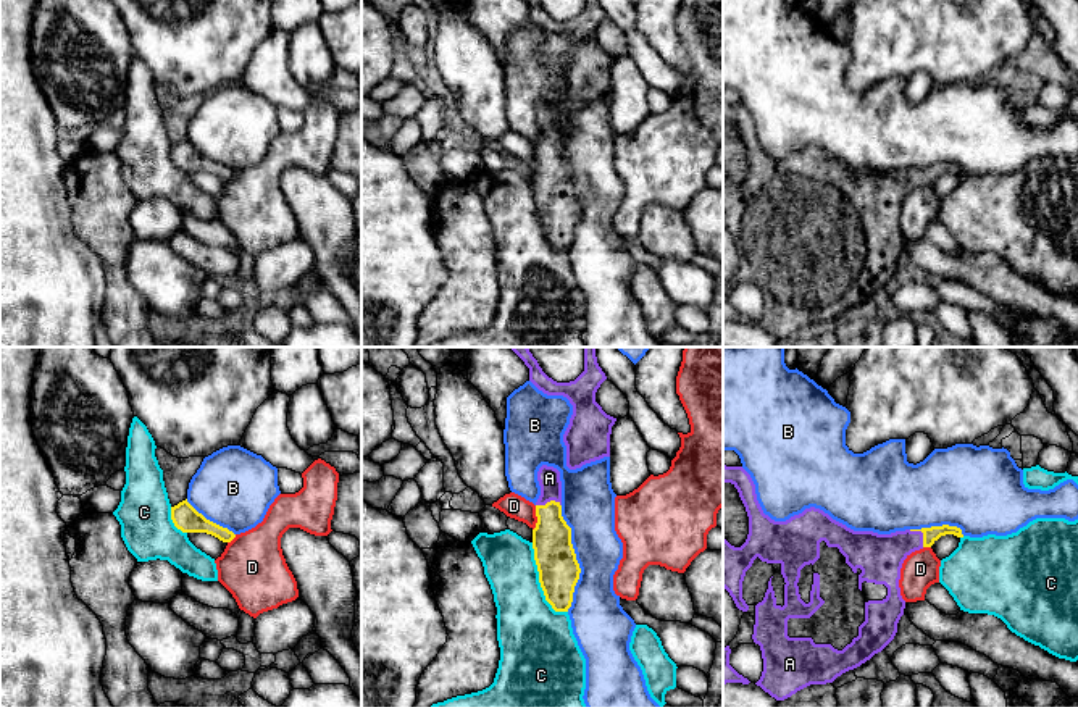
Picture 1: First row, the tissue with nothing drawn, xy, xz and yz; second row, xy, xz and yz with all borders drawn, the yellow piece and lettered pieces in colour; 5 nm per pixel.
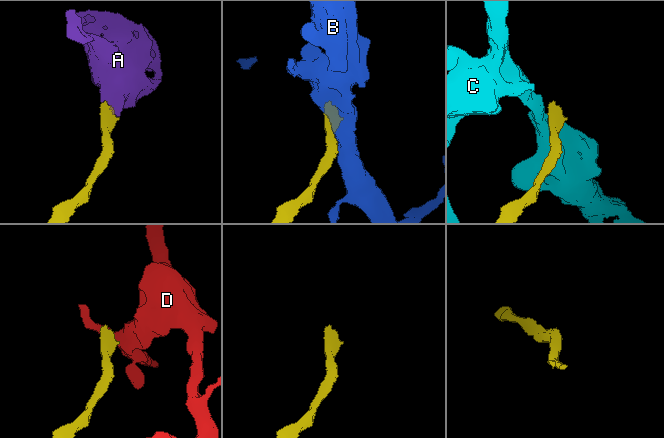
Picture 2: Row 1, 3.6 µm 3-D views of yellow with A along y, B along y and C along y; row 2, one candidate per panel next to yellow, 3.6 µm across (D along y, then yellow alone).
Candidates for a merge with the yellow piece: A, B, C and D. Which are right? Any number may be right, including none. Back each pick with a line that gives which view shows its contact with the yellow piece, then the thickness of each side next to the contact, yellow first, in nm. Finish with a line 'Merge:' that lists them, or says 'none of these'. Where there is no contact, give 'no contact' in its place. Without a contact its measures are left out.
A: contact in xz; calibres 190 and 110 nm
Merge: A

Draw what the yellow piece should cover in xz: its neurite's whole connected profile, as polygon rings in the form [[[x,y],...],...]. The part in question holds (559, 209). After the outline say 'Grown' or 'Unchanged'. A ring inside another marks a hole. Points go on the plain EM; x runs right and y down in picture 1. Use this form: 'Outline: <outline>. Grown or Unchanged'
Outline: [[[542,103],[537,119],[541,134],[536,140],[537,161],[533,168],[533,187],[539,221],[552,247],[568,250],[581,207],[571,182],[571,166],[562,155],[560,110]]]. Grown

